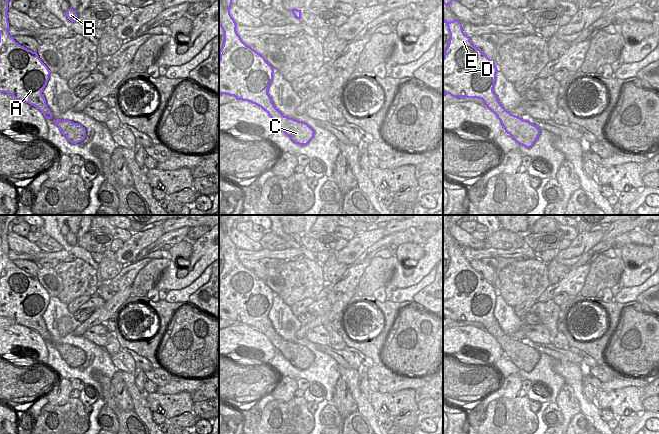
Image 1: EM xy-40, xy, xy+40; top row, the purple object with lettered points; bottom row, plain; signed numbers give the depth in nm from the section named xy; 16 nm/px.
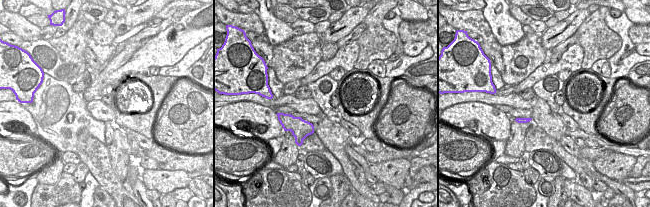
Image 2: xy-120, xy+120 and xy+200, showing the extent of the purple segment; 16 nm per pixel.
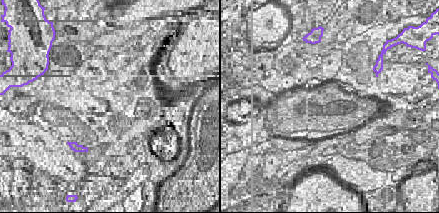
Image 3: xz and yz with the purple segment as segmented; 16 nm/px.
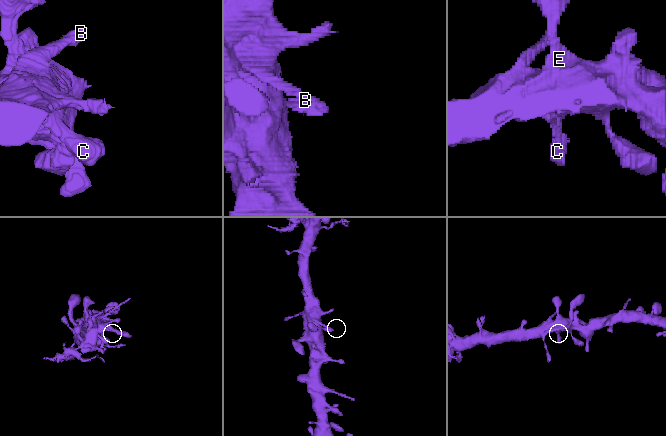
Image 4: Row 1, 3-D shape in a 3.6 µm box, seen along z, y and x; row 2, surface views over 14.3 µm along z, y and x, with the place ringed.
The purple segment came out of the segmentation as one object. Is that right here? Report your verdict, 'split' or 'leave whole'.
leave whole

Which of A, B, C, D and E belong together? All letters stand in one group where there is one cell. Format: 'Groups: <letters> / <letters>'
Groups: A B C D E.

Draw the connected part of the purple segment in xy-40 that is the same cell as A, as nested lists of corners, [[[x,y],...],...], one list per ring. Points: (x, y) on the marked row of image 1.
[[[0,0],[0,92],[35,106],[46,119],[52,119],[42,94],[50,71],[37,52],[21,46],[9,35],[8,1]]]

